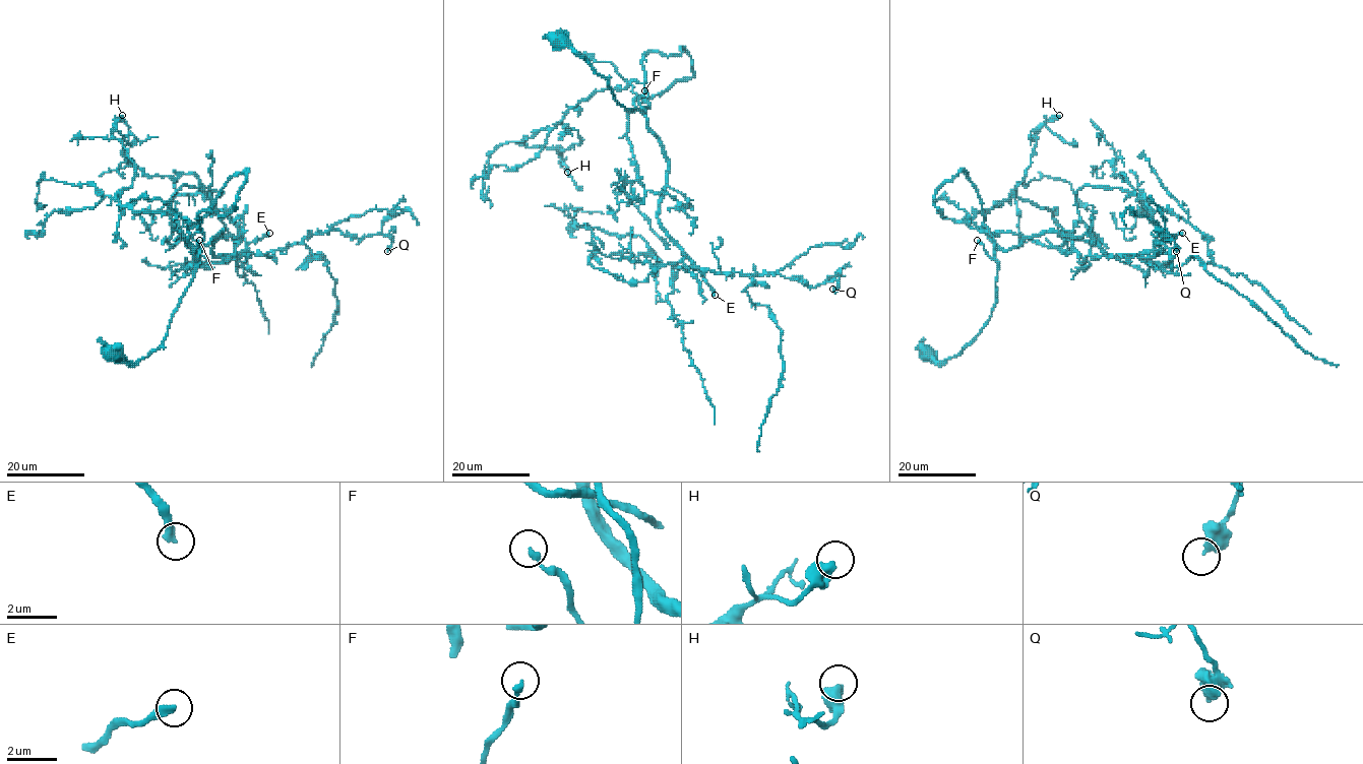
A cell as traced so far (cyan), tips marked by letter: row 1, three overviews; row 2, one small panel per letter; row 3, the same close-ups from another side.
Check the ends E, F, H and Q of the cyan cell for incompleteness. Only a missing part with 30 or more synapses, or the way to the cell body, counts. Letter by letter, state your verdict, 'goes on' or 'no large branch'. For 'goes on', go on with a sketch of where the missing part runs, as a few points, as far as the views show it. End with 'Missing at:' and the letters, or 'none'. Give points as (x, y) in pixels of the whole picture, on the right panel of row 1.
E: goes on; missing branch runs (1182, 233), (1171, 216), (1161, 160), (1104, 111), (1108, 121), (1102, 131), (1111, 155), (1107, 181), (1130, 212)
F: no large branch
H: no large branch
Q: no large branch
Missing at: E

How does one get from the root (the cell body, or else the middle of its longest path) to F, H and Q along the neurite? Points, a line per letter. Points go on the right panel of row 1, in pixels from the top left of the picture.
F: (927, 353), (938, 364), (954, 358), (991, 315), (996, 302), (998, 263), (977, 240)
H: (927, 353), (944, 364), (975, 337), (998, 275), (967, 173), (936, 191), (959, 223), (998, 205), (1059, 115)
Q: (927, 353), (954, 358), (991, 315), (984, 226), (1003, 249), (1058, 231), (1157, 254), (1163, 230), (1176, 251)

